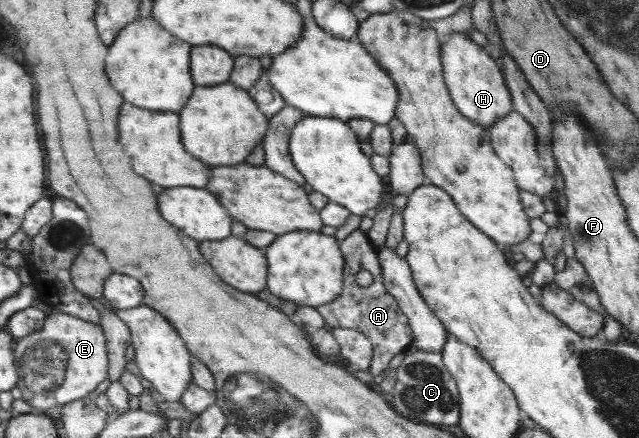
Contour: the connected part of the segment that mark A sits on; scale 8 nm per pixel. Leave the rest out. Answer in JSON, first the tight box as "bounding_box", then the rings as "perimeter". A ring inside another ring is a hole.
{"bounding_box":[315,242,413,376],"perimeter":[[[344,242],[340,243],[340,251],[344,256],[344,275],[343,286],[340,297],[336,301],[320,305],[315,309],[320,313],[325,326],[328,329],[345,328],[357,330],[362,333],[371,343],[373,355],[369,366],[369,372],[372,376],[382,374],[382,369],[388,367],[390,359],[402,354],[404,347],[413,341],[410,327],[408,327],[408,318],[404,311],[400,309],[400,303],[384,289],[382,283],[382,273],[380,273],[380,264],[374,247],[372,249],[346,249]],[[359,271],[371,271],[373,282],[368,287],[360,286],[356,283],[356,274]]]}

